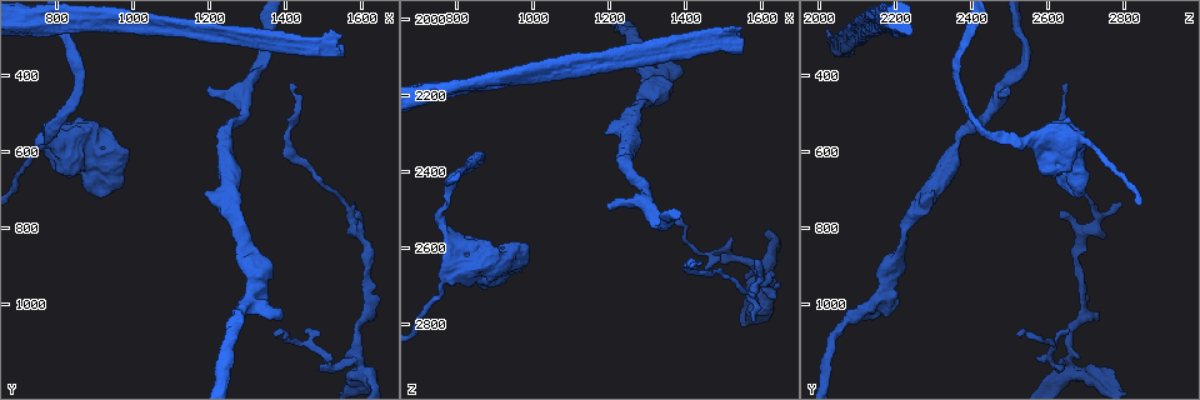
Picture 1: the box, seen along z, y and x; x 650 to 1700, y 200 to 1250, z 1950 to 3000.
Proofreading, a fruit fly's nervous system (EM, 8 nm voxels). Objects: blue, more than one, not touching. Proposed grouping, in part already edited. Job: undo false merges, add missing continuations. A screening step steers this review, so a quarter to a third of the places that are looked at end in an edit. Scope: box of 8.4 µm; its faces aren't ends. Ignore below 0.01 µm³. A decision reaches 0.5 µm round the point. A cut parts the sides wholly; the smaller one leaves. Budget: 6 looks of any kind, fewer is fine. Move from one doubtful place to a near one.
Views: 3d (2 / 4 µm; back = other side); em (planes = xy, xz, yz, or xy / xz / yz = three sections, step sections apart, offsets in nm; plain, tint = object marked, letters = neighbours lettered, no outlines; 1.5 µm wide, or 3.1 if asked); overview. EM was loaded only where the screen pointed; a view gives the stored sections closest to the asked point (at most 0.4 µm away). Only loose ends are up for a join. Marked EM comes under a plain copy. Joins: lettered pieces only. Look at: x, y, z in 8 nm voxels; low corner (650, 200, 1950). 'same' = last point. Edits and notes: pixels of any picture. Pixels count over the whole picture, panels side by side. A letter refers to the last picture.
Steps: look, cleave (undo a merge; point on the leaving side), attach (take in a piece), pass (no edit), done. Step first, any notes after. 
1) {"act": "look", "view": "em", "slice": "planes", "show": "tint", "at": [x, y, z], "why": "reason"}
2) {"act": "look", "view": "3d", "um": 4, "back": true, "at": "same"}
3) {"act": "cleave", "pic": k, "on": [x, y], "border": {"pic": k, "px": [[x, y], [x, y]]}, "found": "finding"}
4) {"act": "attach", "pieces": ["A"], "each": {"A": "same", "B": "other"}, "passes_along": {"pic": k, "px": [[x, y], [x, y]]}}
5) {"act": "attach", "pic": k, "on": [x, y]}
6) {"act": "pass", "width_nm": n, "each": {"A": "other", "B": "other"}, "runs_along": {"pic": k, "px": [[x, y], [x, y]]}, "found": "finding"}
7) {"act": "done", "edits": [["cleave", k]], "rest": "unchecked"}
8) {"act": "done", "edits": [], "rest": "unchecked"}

{"act": "look", "view": "3d", "um": 2, "at": [1585, 770, 2635], "why": "an open end"}

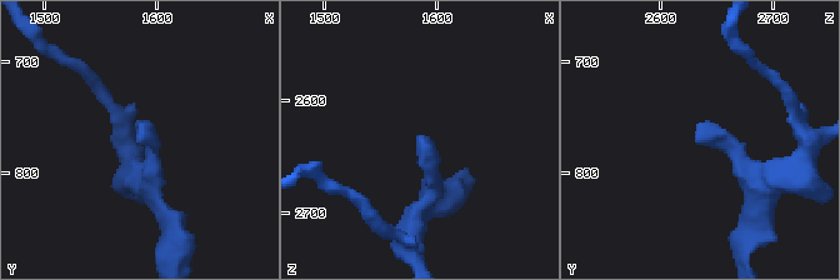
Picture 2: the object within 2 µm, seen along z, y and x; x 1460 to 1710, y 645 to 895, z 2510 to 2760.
{"act": "look", "view": "em", "slice": "planes", "show": "letters", "at": [1584, 772, 2632]}

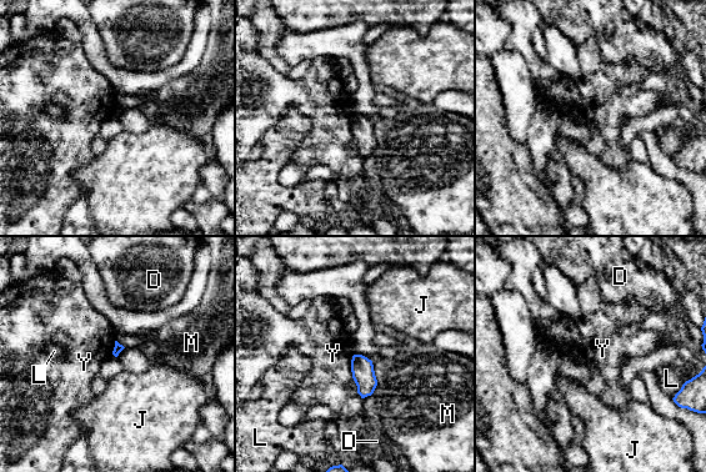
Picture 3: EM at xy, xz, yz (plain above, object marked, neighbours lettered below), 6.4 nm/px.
{"act": "pass", "each": {"D": "other", "J": "other", "L": "other", "M": "other", "Y": "other"}, "border": {"pic": 3, "px": [[354, 355], [351, 360], [352, 378]]}, "found": "none of them fits"}

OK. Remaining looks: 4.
{"act": "look", "view": "3d", "um": 2, "at": [1600, 1175, 2665], "why": "four arms meet"}

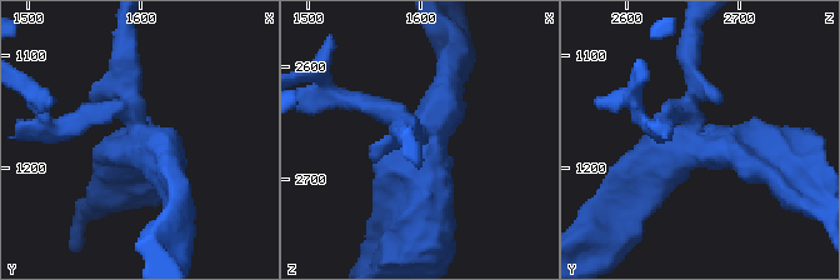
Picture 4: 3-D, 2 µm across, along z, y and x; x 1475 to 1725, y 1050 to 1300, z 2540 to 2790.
{"act": "look", "view": "em", "slice": "planes", "show": "letters", "at": [1600, 1176, 2664], "arms": 4}

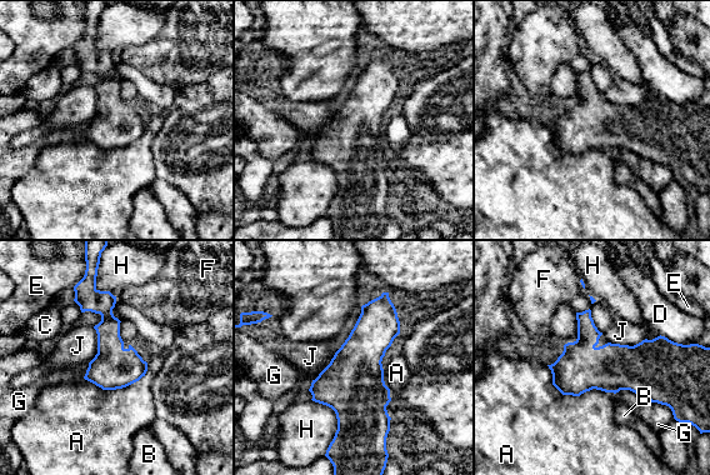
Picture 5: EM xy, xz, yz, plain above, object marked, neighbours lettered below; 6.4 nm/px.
{"act": "pass", "longest_contact_nm": ["A", 480], "each": {"A": "other", "B": "other", "C": "other", "D": "other", "E": "other", "F": "other", "G": "other", "H": "other", "J": "other"}, "border": {"pic": 5, "px": [[94, 326], [96, 354], [88, 363]]}, "found": "one cell here"}

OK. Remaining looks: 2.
{"act": "look", "view": "3d", "um": 4, "at": [1370, 1075, 2520]}

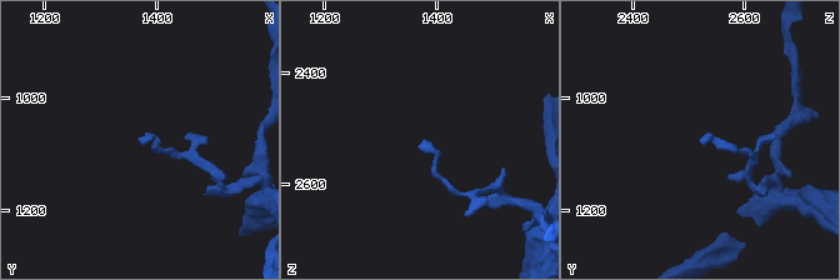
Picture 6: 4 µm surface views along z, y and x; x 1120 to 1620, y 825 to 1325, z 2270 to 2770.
{"act": "look", "view": "em", "slice": "planes", "show": "letters", "at": [1375, 1080, 2525], "why": "shape alone is not enough"}

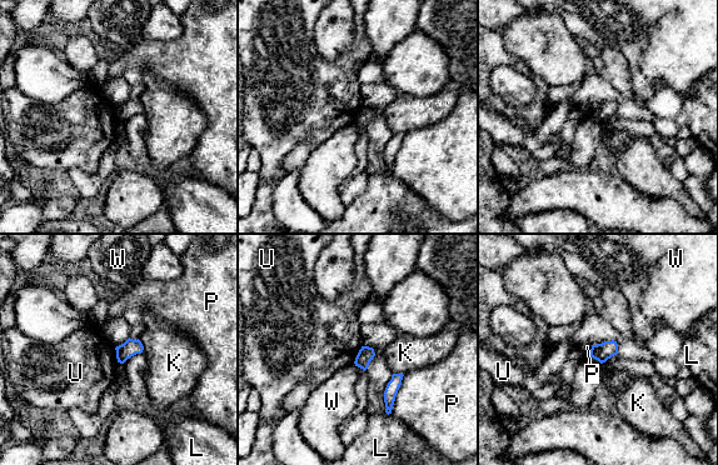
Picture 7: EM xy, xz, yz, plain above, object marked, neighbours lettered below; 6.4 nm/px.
{"act": "pass", "each": {"K": "other", "L": "other", "P": "other", "U": "other", "W": "other"}, "border": {"pic": 7, "px": [[362, 345], [353, 363]]}, "found": "no lettered piece goes on from it"}

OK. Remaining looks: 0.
{"act": "done", "edits": [], "rest": "unchecked"}

